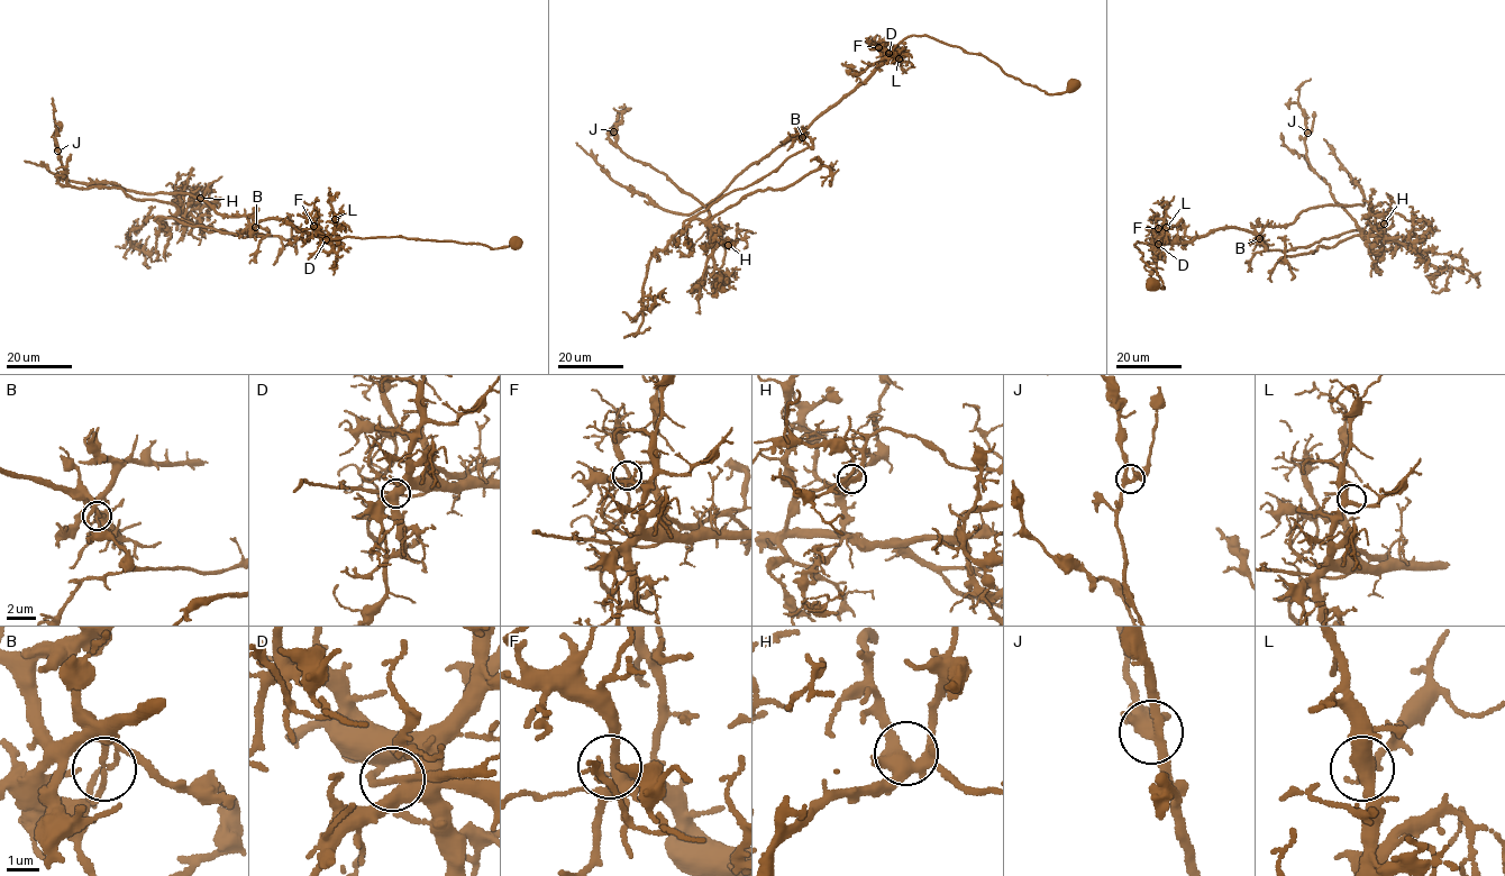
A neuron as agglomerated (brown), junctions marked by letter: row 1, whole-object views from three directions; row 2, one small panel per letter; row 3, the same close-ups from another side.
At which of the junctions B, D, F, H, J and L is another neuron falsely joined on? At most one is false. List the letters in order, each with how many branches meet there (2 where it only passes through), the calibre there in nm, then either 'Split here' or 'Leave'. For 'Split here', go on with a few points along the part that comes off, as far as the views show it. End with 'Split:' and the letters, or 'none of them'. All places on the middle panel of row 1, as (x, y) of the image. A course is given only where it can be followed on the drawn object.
B: Branches: 4. Thickness 140 nm. Split here. Course of the part to remove: (802, 137), (796, 136), (912, 35), (981, 54), (1048, 93), (1064, 93), (1079, 81)
D: Branches: 4. Thickness 280 nm. Leave
F: Branches: 6. Thickness 400 nm. Leave
H: Branches: 4. Thickness 420 nm. Leave
J: Branches: 3. Thickness 360 nm. Leave
L: Branches: 4. Thickness 360 nm. Leave
Split: B

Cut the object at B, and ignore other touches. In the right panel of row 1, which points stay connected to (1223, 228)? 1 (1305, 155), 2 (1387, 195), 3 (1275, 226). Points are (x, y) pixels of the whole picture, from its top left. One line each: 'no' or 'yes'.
1: no
2: no
3: yes

